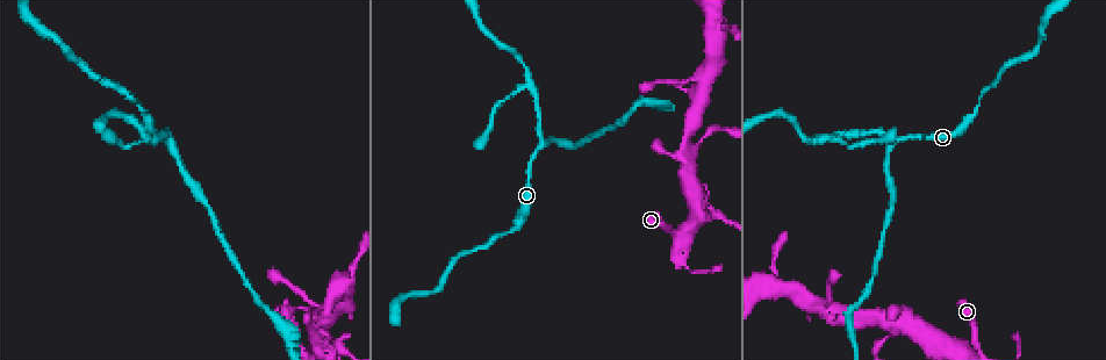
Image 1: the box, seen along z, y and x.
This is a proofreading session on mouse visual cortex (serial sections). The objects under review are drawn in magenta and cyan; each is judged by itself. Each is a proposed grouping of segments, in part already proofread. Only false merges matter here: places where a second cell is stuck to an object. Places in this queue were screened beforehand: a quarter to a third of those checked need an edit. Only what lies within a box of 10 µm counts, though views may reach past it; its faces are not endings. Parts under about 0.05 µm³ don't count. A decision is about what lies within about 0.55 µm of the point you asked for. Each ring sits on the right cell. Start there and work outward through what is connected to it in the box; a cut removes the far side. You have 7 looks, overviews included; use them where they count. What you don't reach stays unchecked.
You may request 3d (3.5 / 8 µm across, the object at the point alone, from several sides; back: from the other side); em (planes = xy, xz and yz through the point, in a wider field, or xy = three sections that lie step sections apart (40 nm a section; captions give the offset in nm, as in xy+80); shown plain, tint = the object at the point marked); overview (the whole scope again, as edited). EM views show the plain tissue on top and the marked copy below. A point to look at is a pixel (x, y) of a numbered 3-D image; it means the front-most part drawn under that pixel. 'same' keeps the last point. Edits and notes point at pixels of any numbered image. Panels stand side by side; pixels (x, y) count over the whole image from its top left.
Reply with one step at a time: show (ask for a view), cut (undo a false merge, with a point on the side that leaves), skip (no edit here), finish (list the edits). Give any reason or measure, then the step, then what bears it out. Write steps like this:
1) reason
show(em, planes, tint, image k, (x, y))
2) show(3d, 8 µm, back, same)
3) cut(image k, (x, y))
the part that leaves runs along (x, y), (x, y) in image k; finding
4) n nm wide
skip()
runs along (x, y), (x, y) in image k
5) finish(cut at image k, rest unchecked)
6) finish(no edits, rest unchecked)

sharp bend
show(3d, 3.5 µm, image 1, (833, 134))

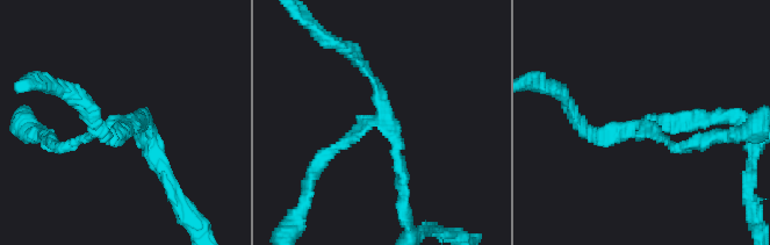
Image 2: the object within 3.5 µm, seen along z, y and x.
show(em, xy, step 1, tint, image 2, (123, 126))

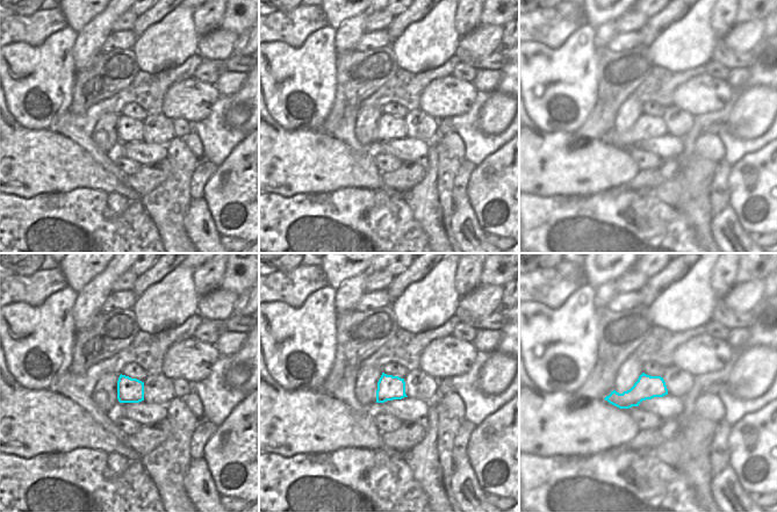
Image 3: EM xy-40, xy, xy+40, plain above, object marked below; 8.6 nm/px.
skip()
runs along (402, 193), (378, 86), (352, 57) in image 2; one cell here

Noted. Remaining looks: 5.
side arm on a straight run
show(em, xy, step 1, tint, image 1, (685, 164))

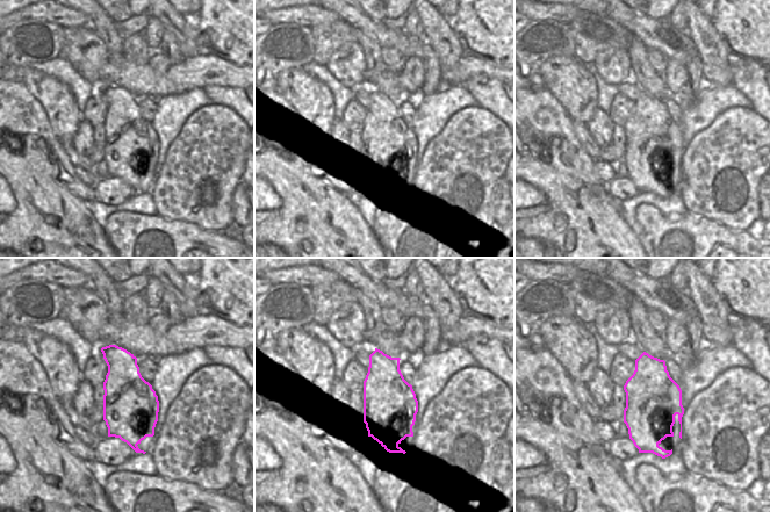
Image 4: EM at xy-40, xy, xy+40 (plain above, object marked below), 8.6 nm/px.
show(3d, 3.5 µm, same)

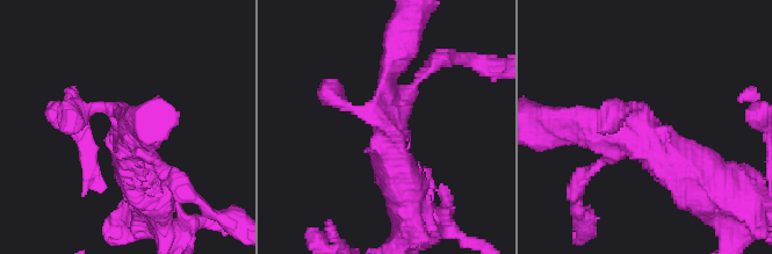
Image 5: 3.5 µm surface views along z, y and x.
skip()
runs along (708, 169), (655, 138), (575, 123) in image 5; one cell here

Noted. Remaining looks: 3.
abrupt turn
show(3d, 8 µm, image 1, (703, 79))

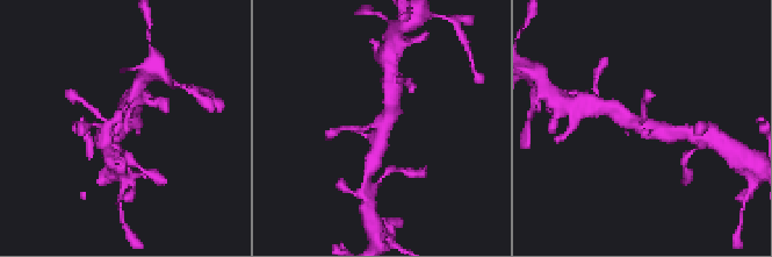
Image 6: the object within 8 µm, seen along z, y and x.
closer look
show(3d, 3.5 µm, back, same)

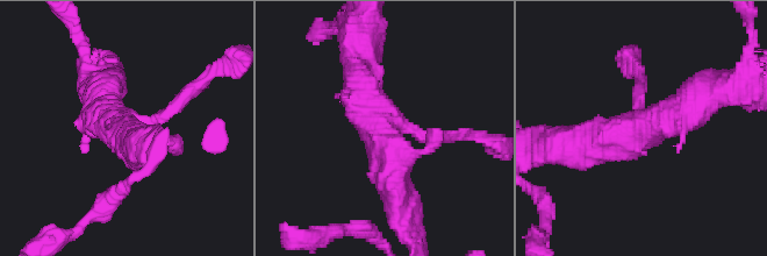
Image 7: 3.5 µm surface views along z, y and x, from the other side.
skip()
runs along (565, 143), (639, 132), (695, 97) in image 7; one cell here

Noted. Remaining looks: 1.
finish(no edits, rest unchecked)

